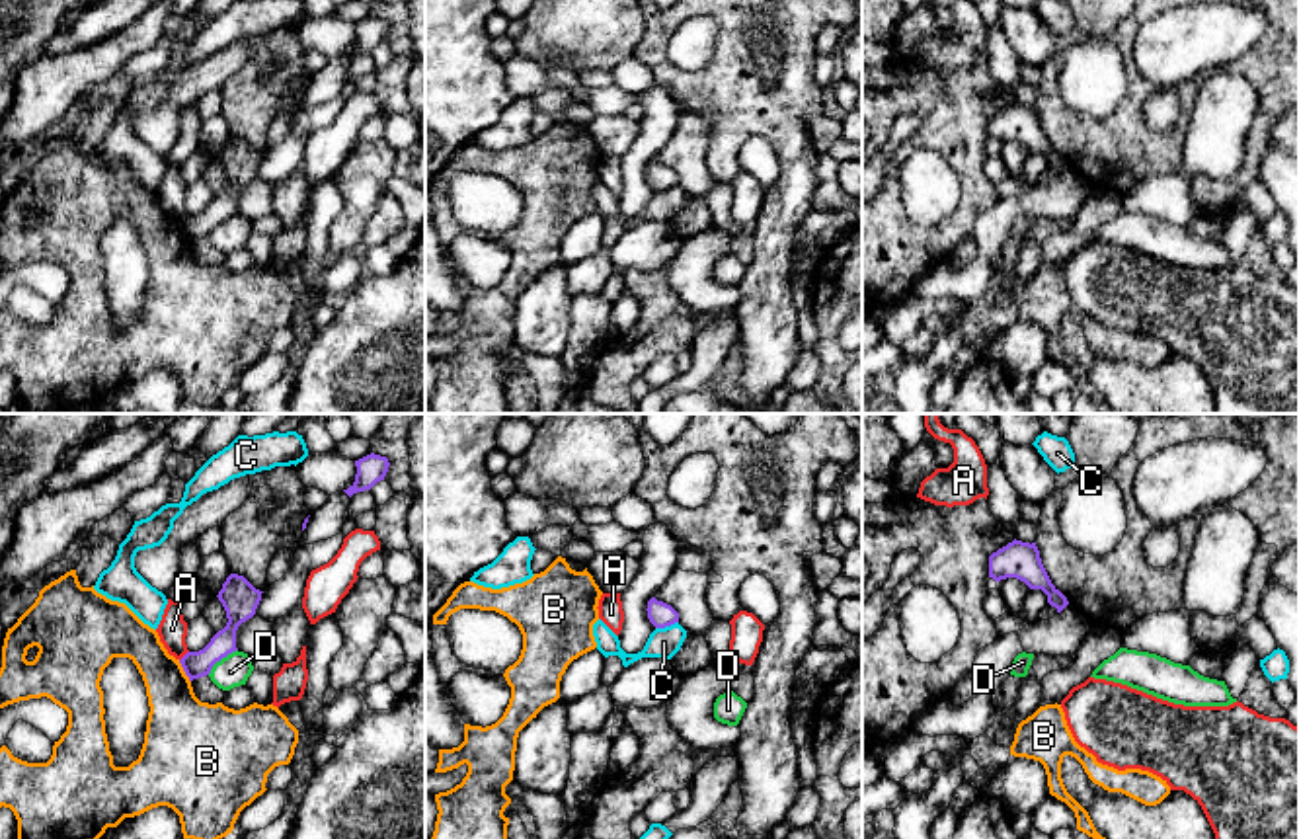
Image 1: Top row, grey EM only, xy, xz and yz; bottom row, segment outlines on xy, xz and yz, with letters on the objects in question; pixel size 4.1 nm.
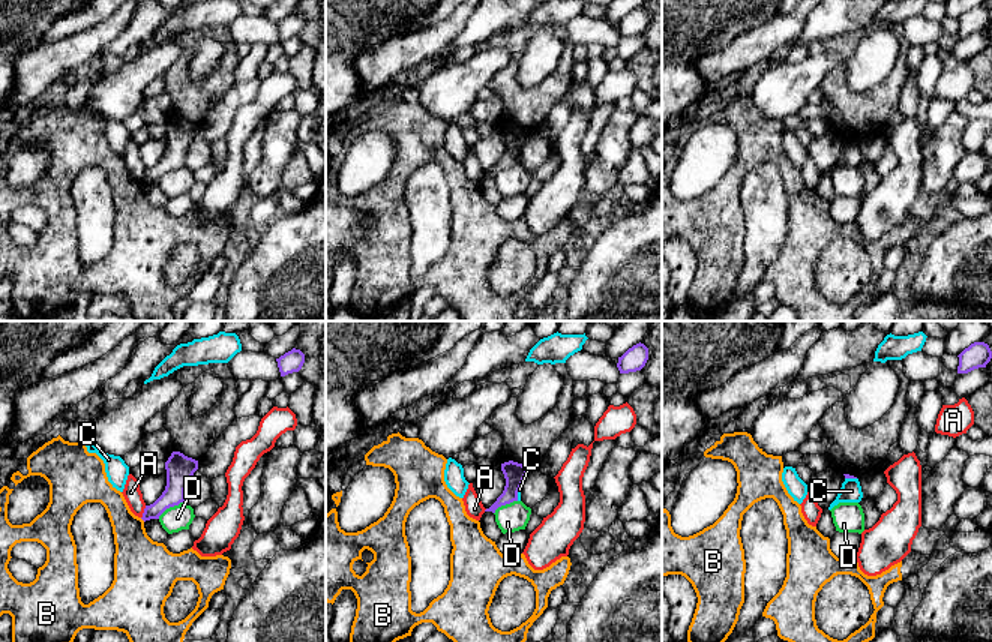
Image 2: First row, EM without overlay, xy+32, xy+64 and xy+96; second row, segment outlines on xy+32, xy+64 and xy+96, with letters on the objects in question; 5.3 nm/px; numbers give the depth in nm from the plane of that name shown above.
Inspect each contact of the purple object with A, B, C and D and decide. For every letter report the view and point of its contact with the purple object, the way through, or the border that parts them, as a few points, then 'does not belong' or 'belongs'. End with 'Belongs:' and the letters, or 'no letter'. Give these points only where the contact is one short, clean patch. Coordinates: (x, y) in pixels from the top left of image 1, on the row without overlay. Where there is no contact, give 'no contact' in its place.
A: meets purple in xy at (184, 219); does not belong
B: meets purple in xy at (184, 233); border along xy (178, 223), (190, 244); does not belong
C: meets purple in xz at (666, 188); border along xz (677, 184), (656, 192); does not belong
D: meets purple in xy at (221, 221); border along xy (236, 211), (223, 219), (207, 237); does not belong
Belongs: no letter

